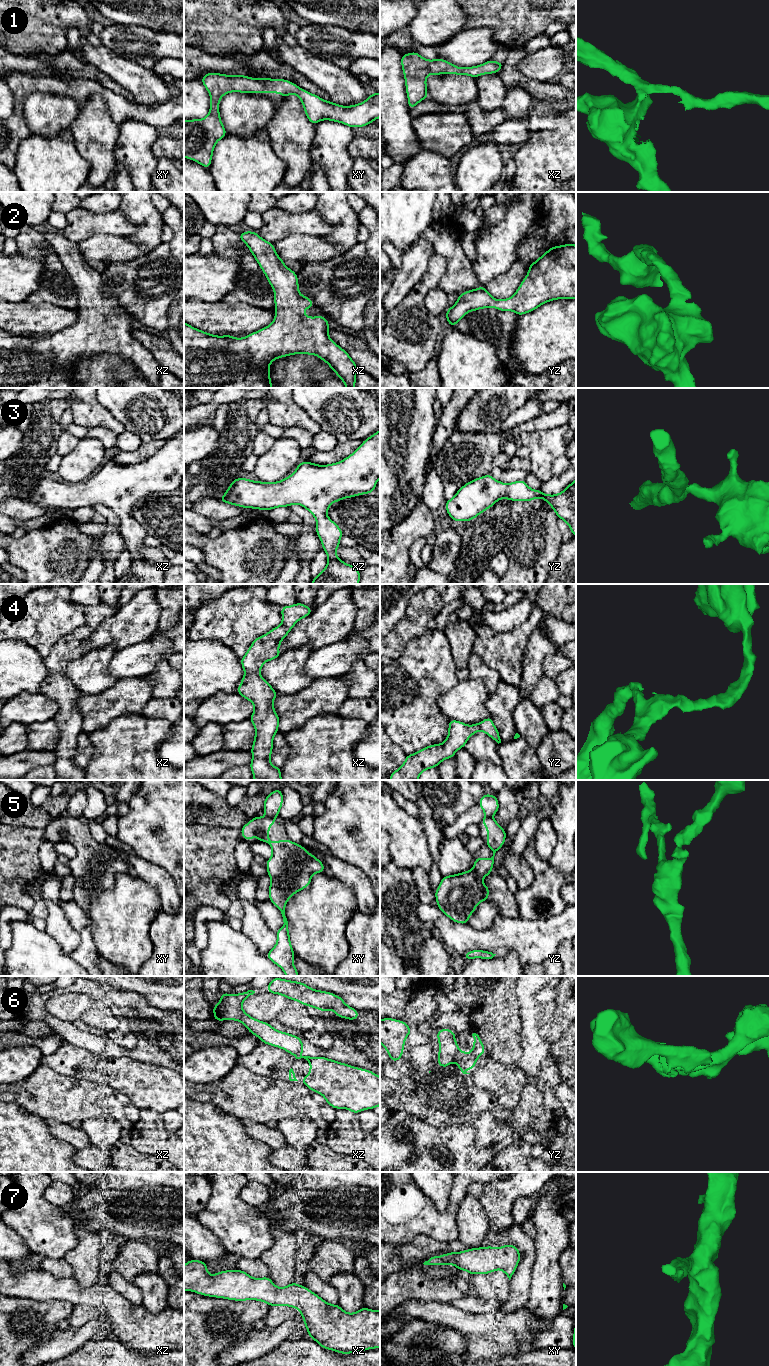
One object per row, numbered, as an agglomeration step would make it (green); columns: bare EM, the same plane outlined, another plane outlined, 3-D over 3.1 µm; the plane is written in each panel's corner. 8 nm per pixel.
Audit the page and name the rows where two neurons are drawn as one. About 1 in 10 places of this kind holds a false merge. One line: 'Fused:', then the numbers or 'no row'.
Fused: 5, 6

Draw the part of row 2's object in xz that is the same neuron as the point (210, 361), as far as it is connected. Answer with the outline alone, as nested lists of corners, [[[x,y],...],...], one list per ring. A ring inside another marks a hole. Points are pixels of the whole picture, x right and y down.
[[[251,231],[239,234],[238,238],[248,246],[274,290],[274,320],[269,326],[243,338],[212,335],[184,322],[184,388],[272,388],[271,362],[294,354],[318,356],[328,363],[346,388],[355,388],[357,365],[344,349],[330,339],[330,327],[325,317],[309,317],[303,313],[315,304],[300,294],[297,274],[284,265],[273,243]]]

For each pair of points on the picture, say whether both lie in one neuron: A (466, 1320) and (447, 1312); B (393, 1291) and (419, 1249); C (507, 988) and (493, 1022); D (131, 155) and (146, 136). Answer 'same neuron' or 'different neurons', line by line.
A: same neuron
B: different neurons
C: same neuron
D: same neuron

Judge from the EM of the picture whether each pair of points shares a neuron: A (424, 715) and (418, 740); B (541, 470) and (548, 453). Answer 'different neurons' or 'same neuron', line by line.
A: same neuron
B: same neuron

